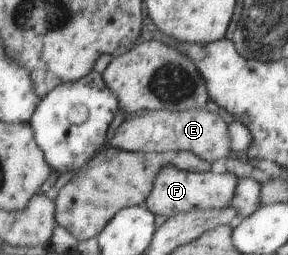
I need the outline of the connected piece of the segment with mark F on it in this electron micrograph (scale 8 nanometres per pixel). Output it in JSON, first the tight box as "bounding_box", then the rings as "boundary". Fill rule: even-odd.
{"bounding_box":[143,164,239,217],"boundary":[[[167,164],[156,173],[152,189],[143,205],[154,214],[163,217],[176,216],[179,212],[197,209],[221,209],[231,205],[231,199],[237,190],[239,180],[234,174],[224,172],[190,172]]]}

